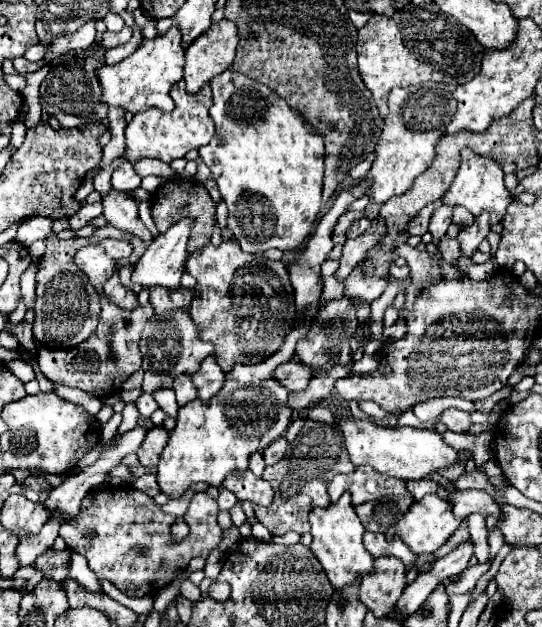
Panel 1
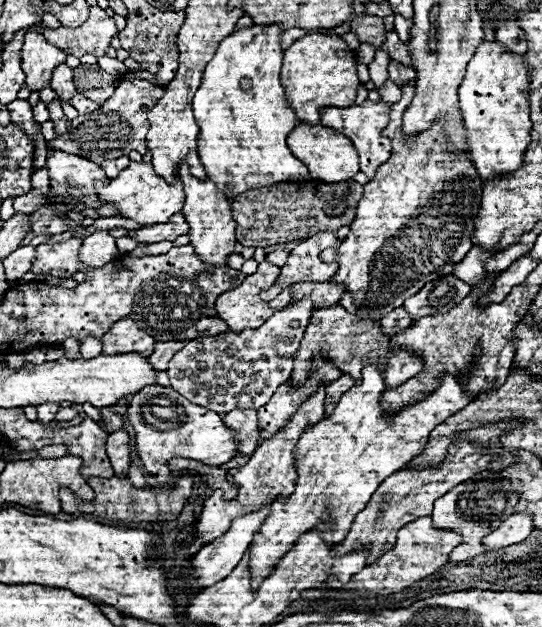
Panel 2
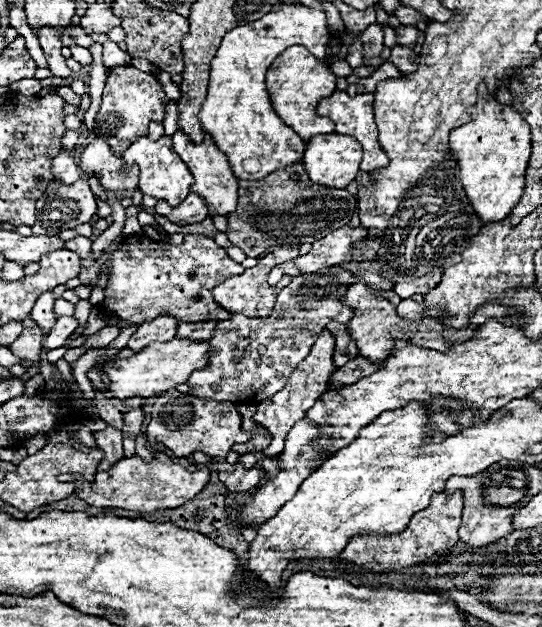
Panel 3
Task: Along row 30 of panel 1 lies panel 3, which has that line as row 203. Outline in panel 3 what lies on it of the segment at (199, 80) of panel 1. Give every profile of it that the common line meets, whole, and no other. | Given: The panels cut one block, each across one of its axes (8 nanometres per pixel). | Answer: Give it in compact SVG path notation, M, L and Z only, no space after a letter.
M174 132L172 142L174 142L174 150L188 164L188 168L190 168L190 172L194 176L194 184L192 184L190 192L198 192L198 196L204 196L204 200L208 200L210 218L214 218L218 214L230 216L236 210L236 204L238 204L238 180L232 174L224 152L220 152L216 148L214 140L208 134L204 134L202 142L192 142L192 140L188 140L186 134Z

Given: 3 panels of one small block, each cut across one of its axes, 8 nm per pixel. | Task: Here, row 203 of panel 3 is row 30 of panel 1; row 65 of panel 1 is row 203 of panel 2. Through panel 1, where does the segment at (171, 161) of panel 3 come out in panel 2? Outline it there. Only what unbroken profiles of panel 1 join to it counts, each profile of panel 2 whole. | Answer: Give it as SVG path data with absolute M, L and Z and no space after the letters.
M130 162L128 168L124 168L118 178L114 178L110 184L100 188L100 198L104 202L114 202L118 206L118 214L126 216L130 220L136 220L142 226L152 226L152 224L164 224L174 216L176 212L182 212L184 206L184 190L182 190L182 180L176 174L176 180L168 184L162 176L154 172L152 164L146 162Z

